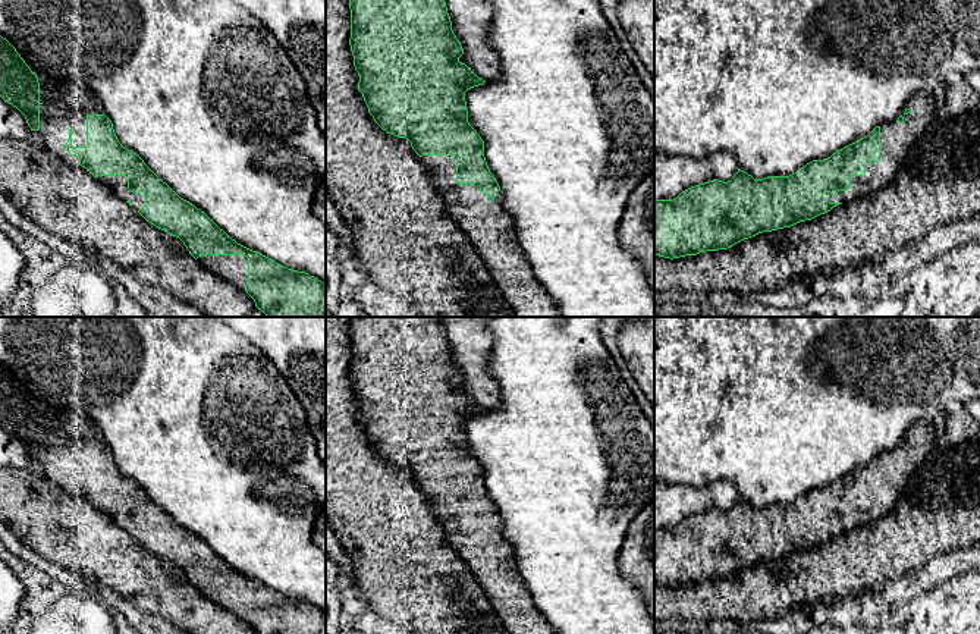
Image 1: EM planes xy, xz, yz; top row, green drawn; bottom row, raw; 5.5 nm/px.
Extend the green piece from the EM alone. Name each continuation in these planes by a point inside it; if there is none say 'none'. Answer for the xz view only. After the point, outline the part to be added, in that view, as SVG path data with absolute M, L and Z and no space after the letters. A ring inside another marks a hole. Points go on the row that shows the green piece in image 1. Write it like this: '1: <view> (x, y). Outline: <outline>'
1: xz (490, 228). Outline: M423 156L447 211L486 263L515 317L560 317L553 298L535 279L518 242L502 191L489 201L474 185L456 183L455 156Z

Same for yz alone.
1: yz (897, 138). Outline: M923 91L915 94L907 101L905 109L911 112L908 114L902 114L904 122L899 123L896 120L880 123L880 161L874 163L870 161L866 166L864 176L852 176L851 186L848 191L839 191L835 197L830 192L823 194L823 197L829 203L844 203L851 198L867 197L879 189L885 188L886 185L892 183L902 166L908 150L911 148L913 142L927 129L927 126L939 119L939 109L935 106L933 94L929 91Z

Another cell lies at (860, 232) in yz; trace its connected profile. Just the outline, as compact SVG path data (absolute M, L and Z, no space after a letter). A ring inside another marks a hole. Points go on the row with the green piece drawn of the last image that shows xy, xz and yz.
M889 183L871 195L842 203L811 220L758 233L728 249L673 260L654 255L654 292L731 291L744 296L782 289L802 279L838 274L846 267L873 266L889 252L927 236L930 230L920 217L910 216L901 194Z

